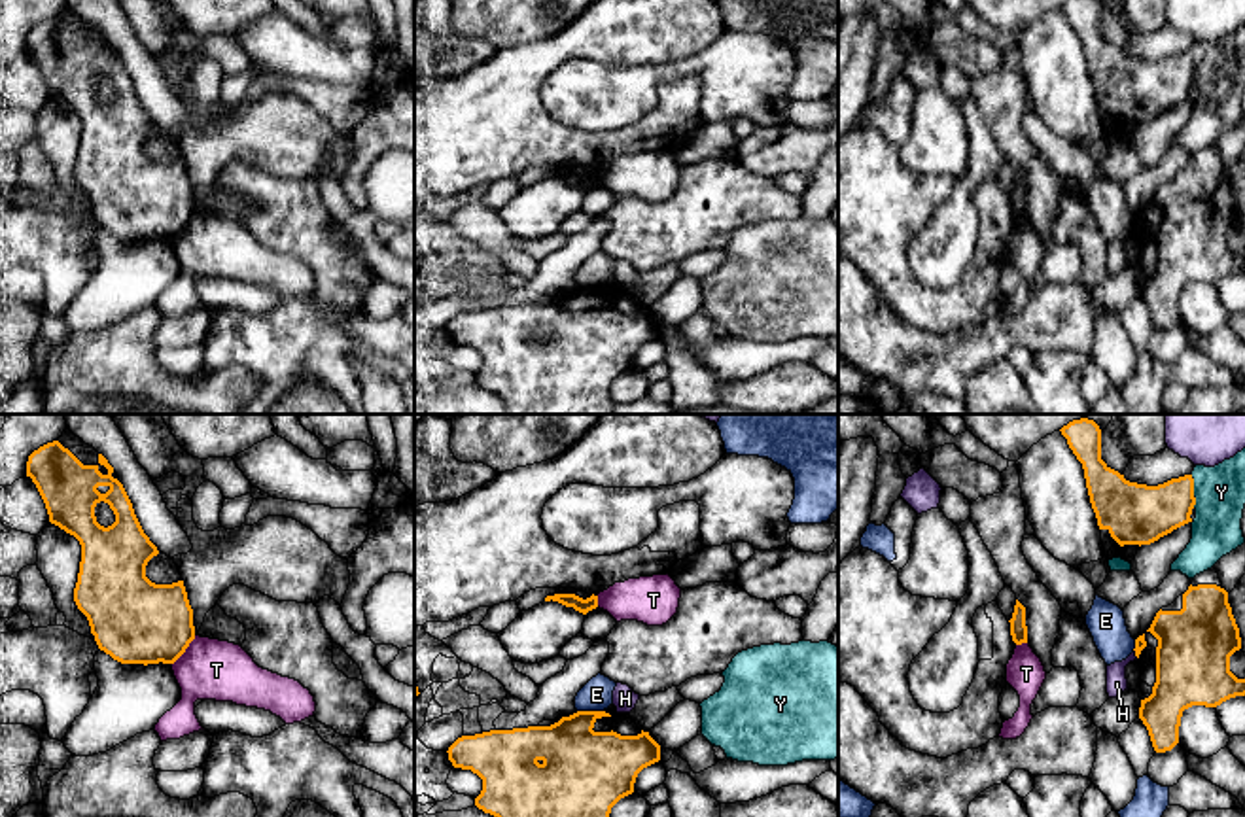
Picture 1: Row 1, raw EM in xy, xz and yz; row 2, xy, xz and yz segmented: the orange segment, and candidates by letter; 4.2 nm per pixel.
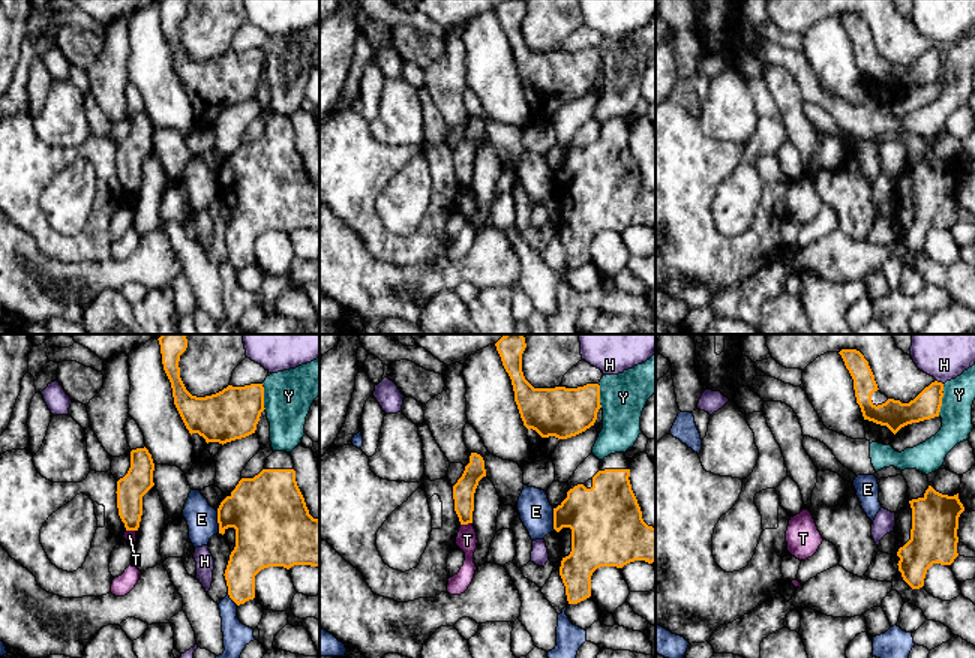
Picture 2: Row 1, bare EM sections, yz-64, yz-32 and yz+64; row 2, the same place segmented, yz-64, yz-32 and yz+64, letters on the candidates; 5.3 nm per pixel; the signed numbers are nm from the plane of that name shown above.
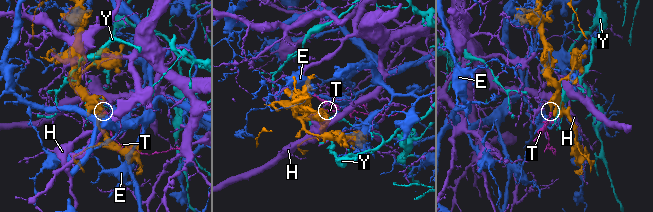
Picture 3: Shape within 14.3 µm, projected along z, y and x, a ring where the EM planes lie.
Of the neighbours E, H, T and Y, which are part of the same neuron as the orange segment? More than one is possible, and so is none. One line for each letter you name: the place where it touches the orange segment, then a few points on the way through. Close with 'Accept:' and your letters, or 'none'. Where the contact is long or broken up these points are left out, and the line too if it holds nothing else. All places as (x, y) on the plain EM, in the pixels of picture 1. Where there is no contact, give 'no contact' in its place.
Accept: none

